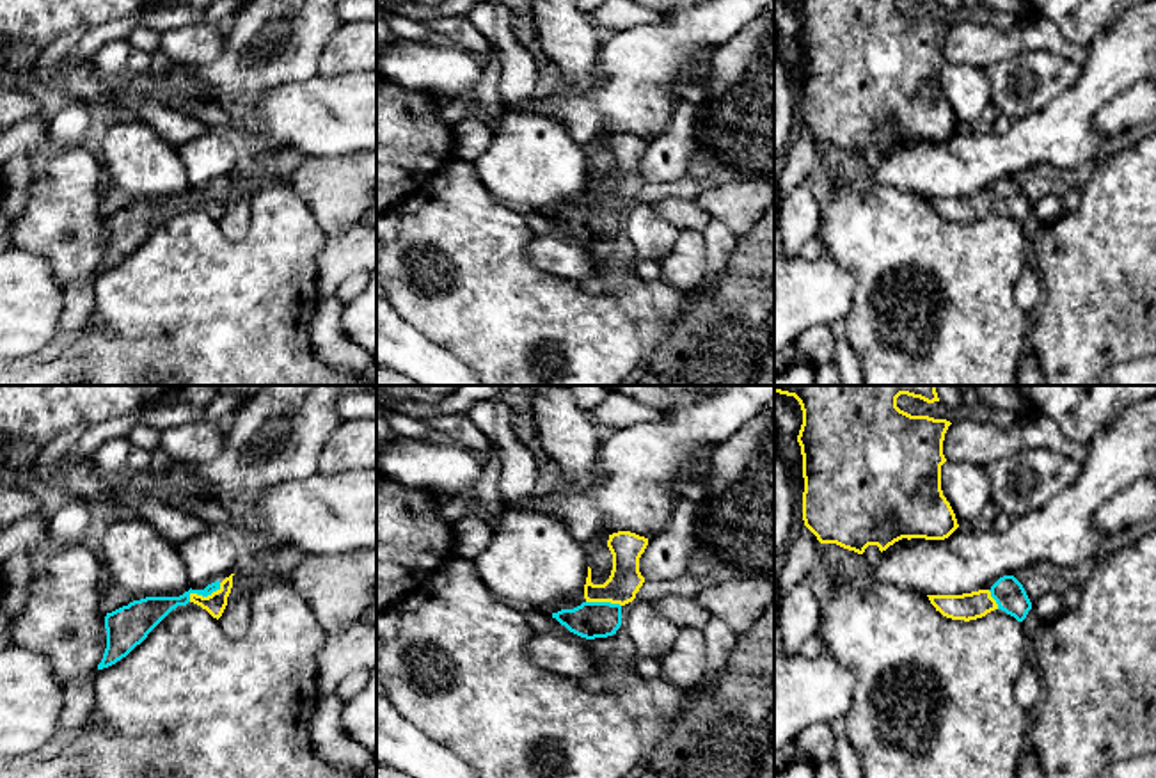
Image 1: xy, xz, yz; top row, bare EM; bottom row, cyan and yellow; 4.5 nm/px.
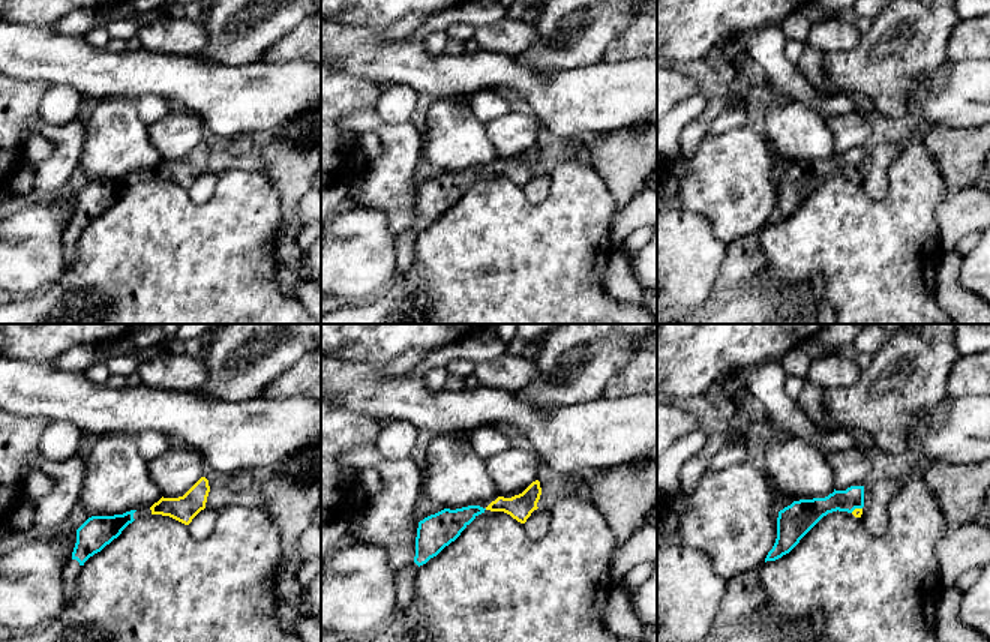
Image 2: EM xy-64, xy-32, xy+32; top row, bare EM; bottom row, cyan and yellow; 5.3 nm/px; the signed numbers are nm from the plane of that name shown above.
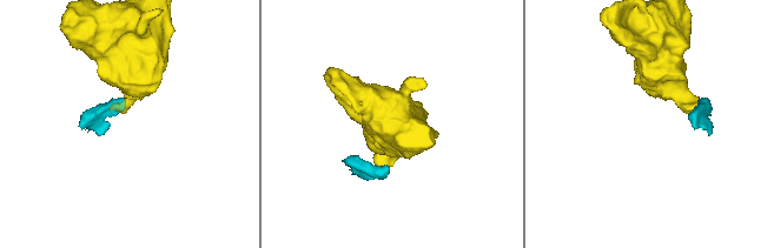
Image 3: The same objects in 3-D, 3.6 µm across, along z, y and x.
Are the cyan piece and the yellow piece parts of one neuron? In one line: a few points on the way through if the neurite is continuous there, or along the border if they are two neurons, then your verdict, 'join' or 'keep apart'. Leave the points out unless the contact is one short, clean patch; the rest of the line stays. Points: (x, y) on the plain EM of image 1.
across xy (151, 212), (192, 196), (203, 198), (215, 205) | join

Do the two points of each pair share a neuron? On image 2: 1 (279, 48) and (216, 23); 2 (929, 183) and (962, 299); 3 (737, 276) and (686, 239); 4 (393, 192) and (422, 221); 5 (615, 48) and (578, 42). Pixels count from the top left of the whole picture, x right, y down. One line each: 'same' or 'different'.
1: different
2: different
3: different
4: different
5: different

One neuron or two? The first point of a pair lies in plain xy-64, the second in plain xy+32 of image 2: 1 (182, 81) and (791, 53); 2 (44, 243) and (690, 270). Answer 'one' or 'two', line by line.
1: two
2: one

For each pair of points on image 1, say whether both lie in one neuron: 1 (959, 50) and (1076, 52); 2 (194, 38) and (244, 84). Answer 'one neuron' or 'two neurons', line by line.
1: one neuron
2: two neurons

